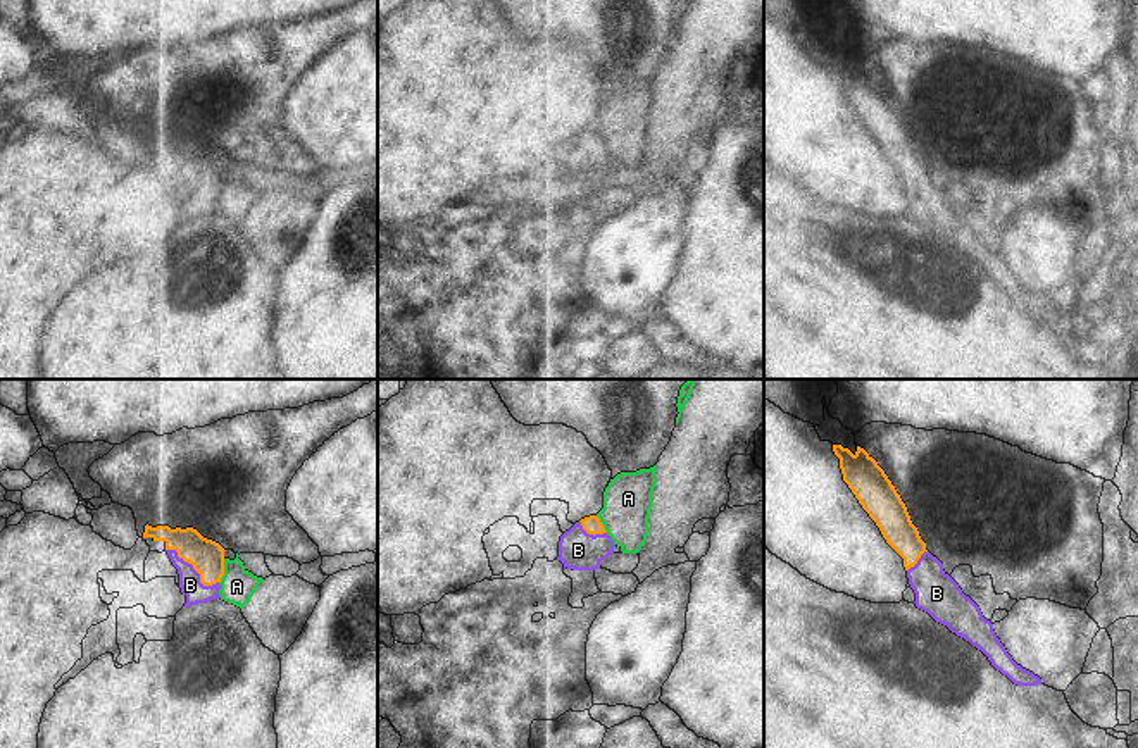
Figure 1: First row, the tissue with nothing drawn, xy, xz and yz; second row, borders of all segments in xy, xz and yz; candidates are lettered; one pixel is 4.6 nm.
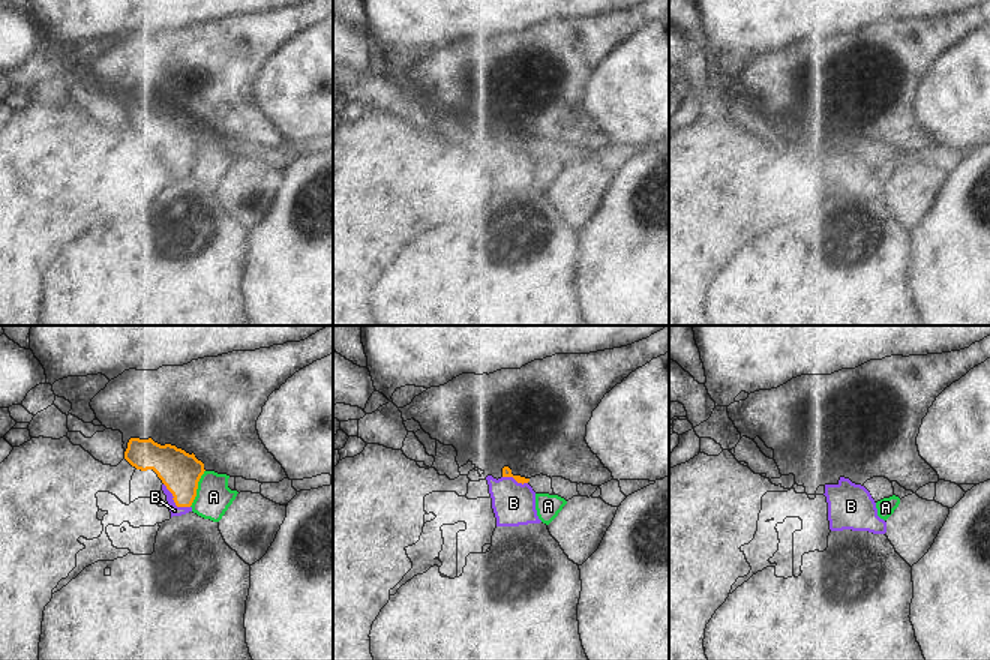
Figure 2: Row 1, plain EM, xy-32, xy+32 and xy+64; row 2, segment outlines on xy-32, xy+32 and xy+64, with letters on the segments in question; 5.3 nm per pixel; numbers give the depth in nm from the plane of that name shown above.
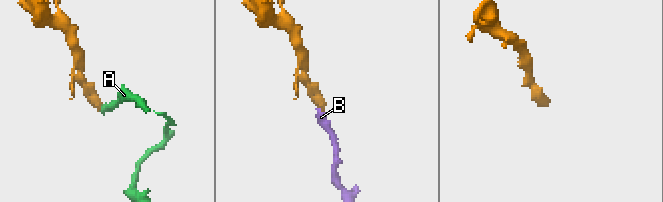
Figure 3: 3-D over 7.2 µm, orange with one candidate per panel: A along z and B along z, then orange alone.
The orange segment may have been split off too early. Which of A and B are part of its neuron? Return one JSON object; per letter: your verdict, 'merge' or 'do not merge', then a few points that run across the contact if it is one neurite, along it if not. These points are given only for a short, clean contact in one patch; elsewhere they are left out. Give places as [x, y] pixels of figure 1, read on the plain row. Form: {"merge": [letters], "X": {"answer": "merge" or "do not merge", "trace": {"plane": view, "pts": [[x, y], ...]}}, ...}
{"merge": ["B"], "A": {"answer": "do not merge", "trace": {"plane": "xy", "pts": [[225, 173], [225, 188], [219, 197]]}}, "B": {"answer": "merge", "trace": {"plane": "xy", "pts": [[207, 171], [193, 181], [193, 195], [190, 199]]}}}

